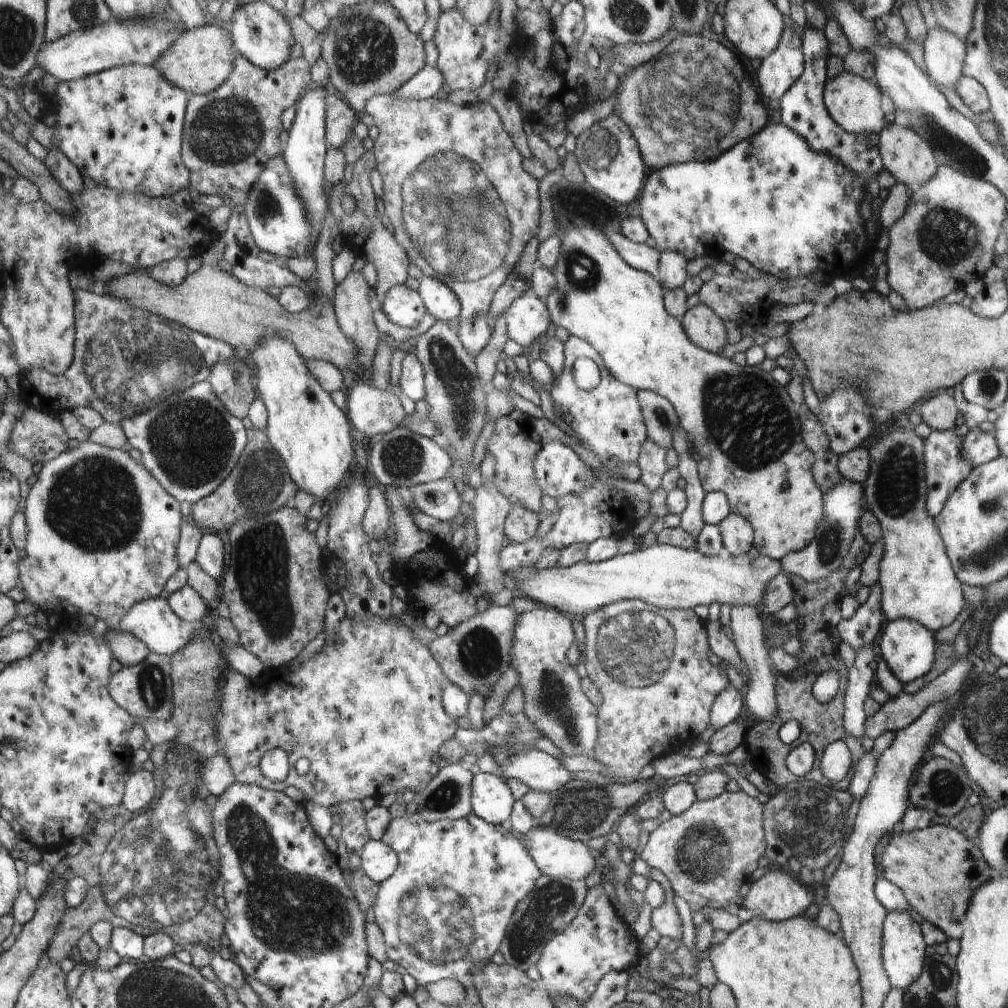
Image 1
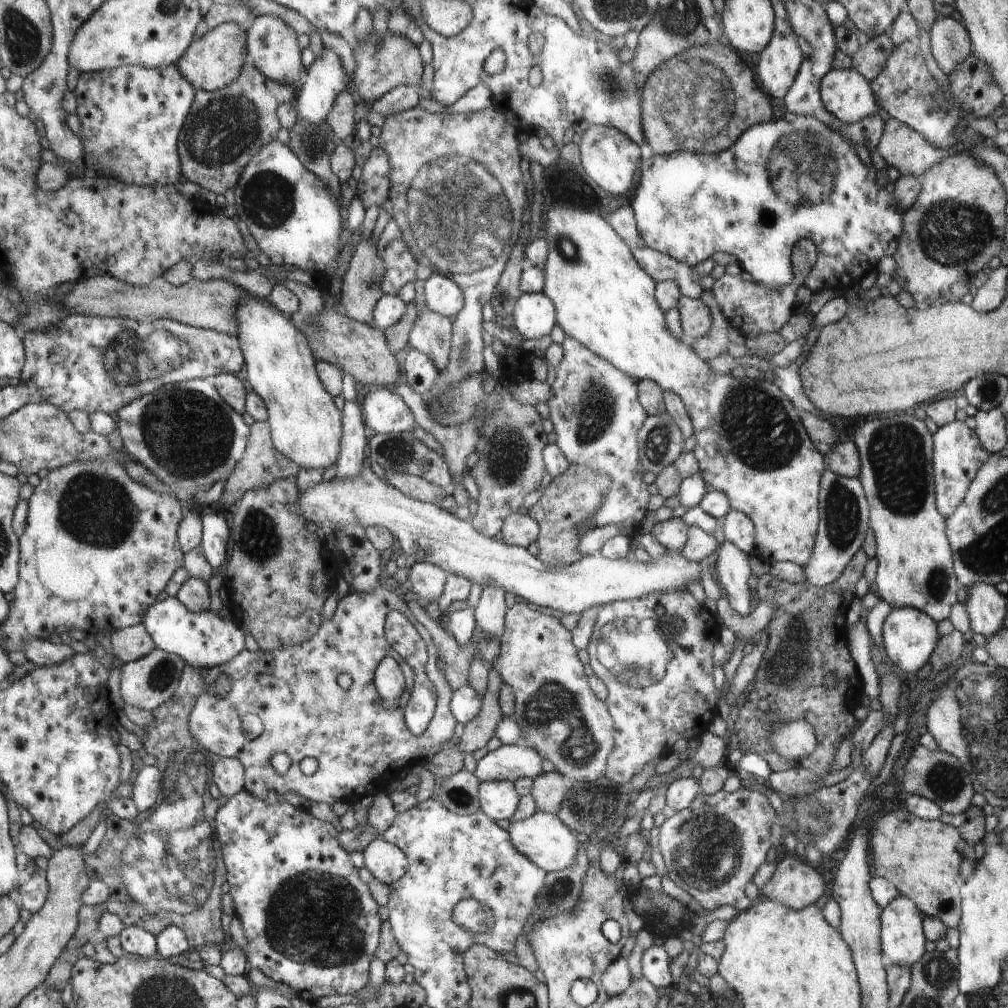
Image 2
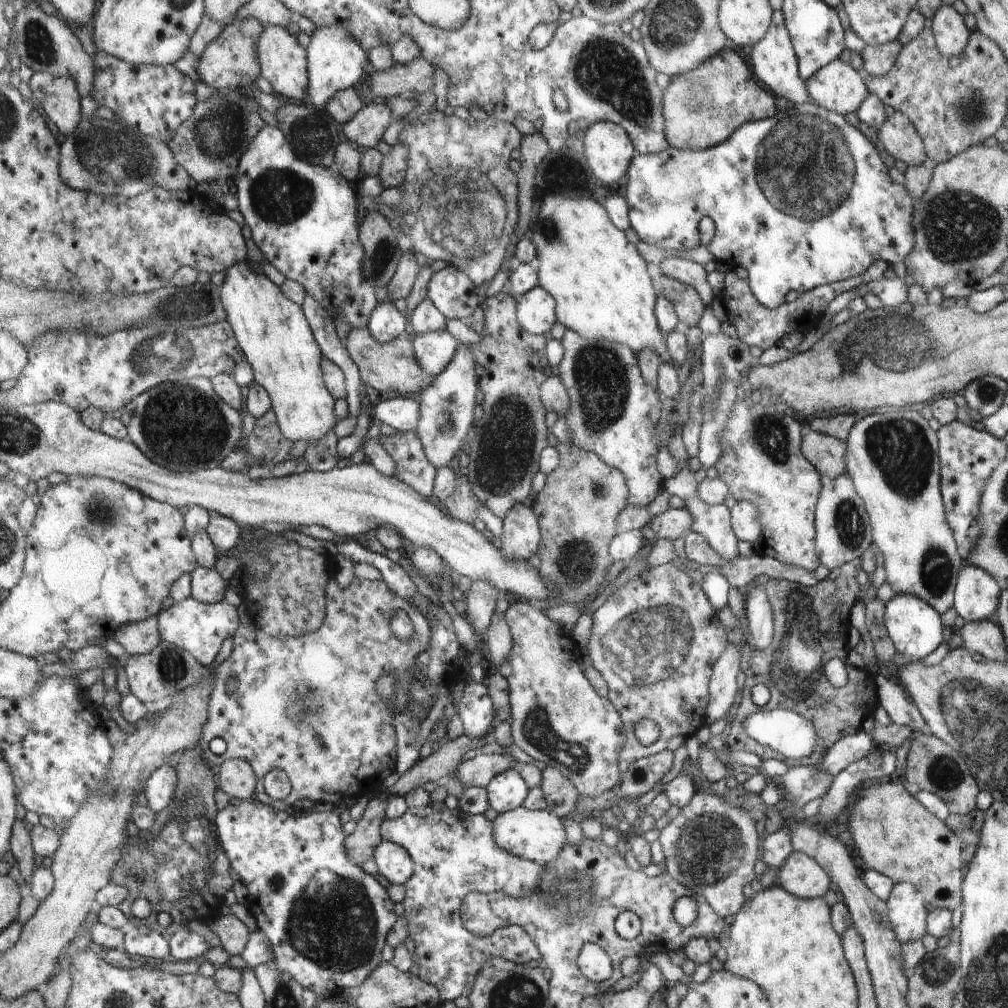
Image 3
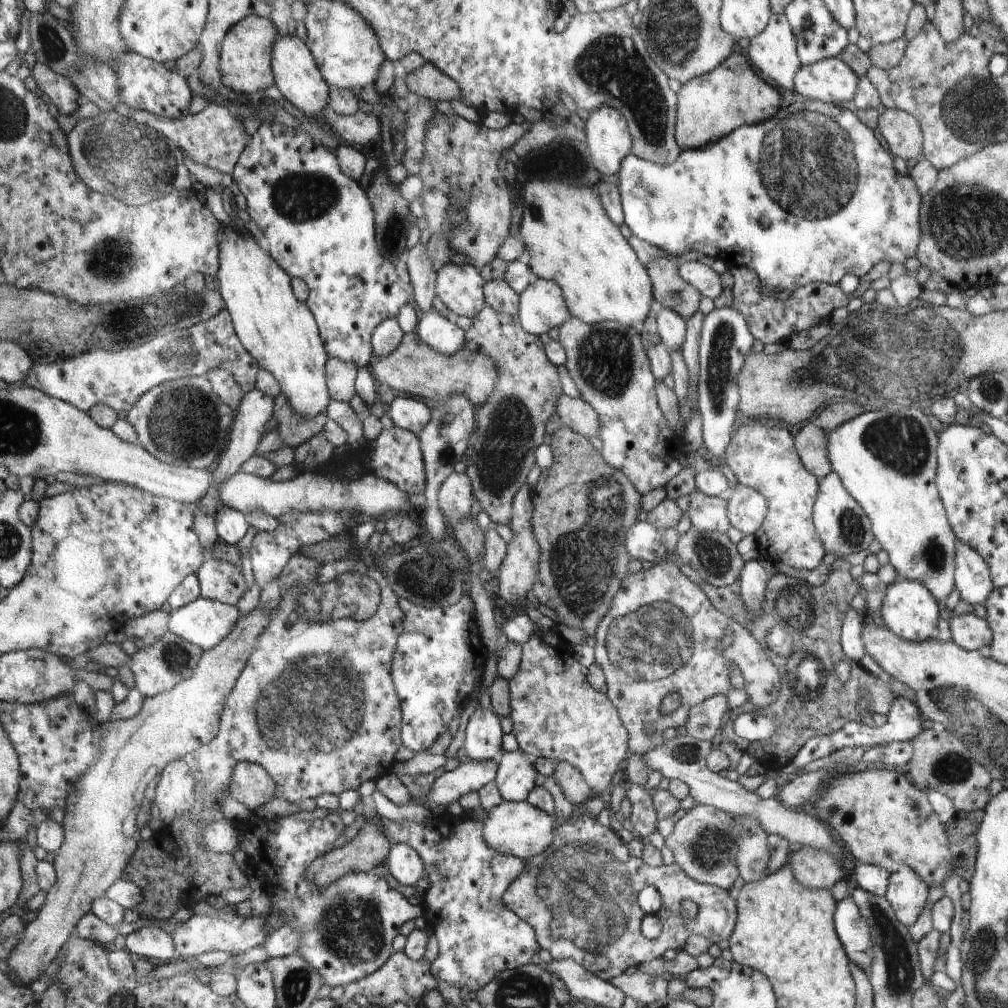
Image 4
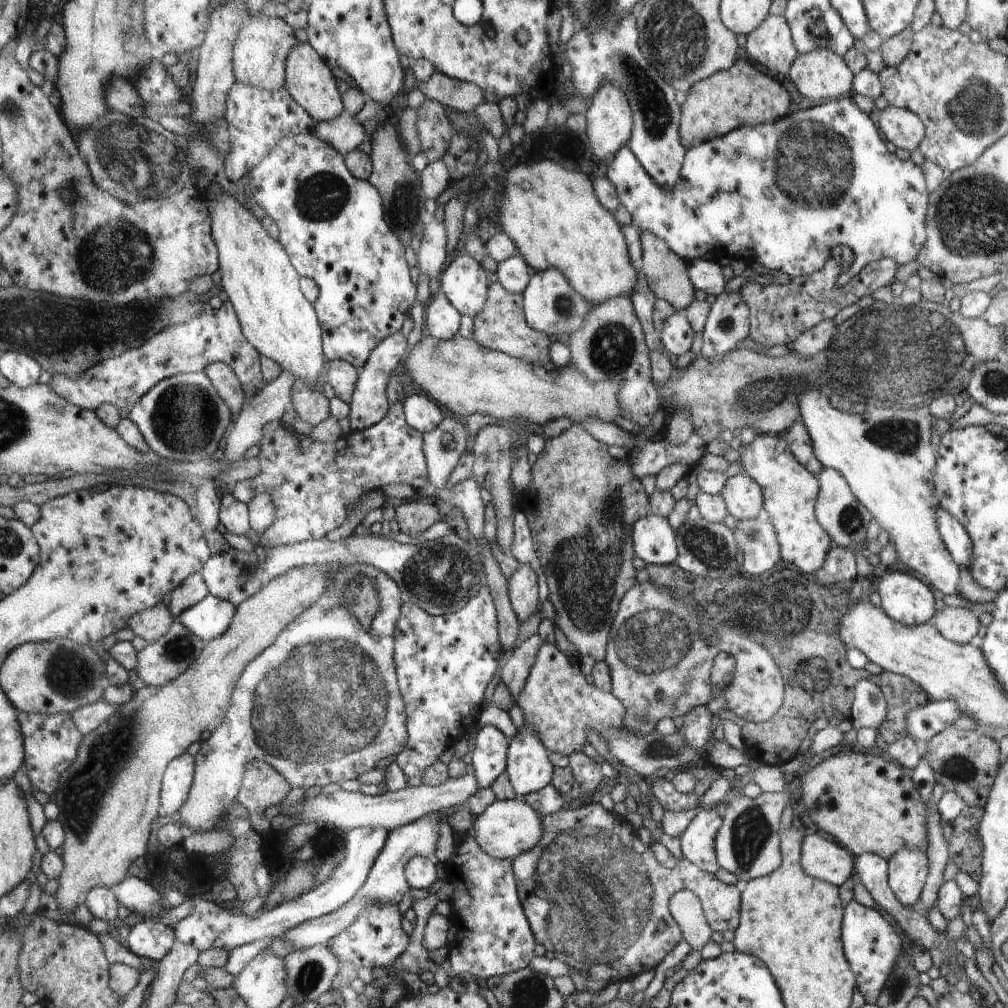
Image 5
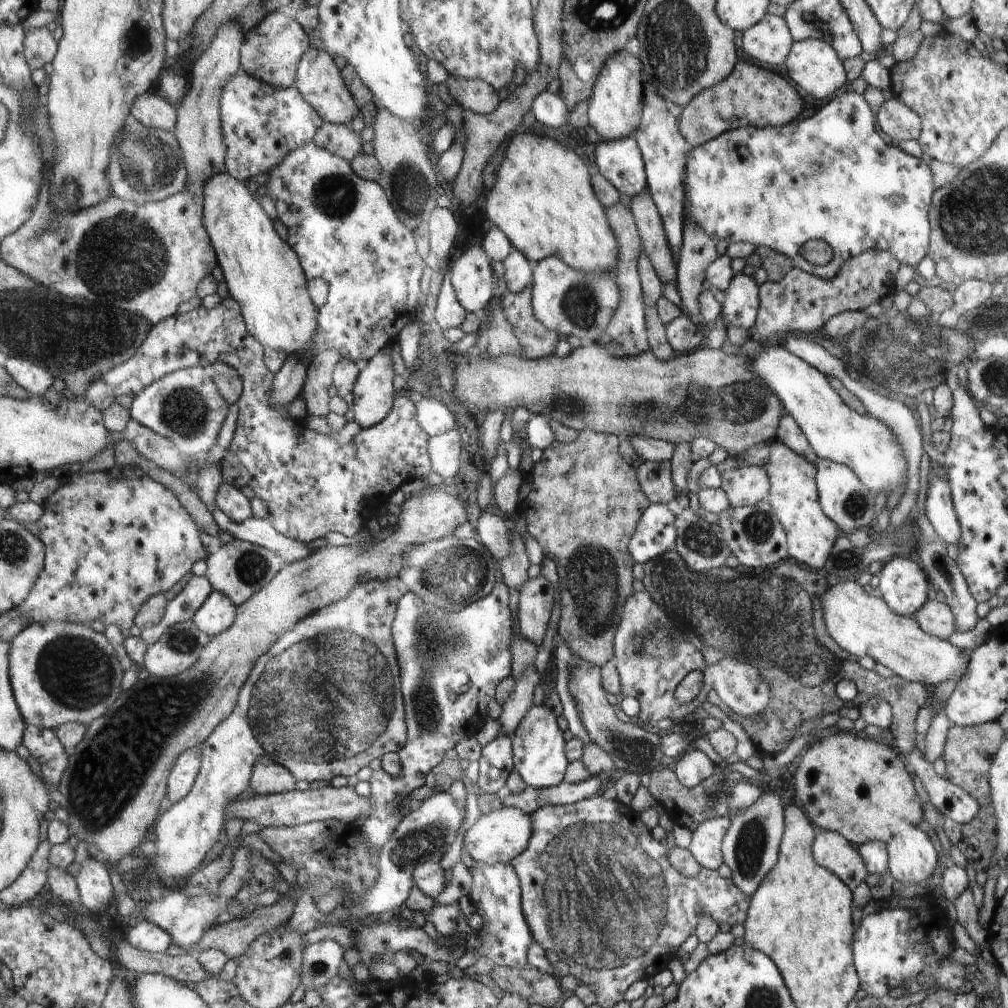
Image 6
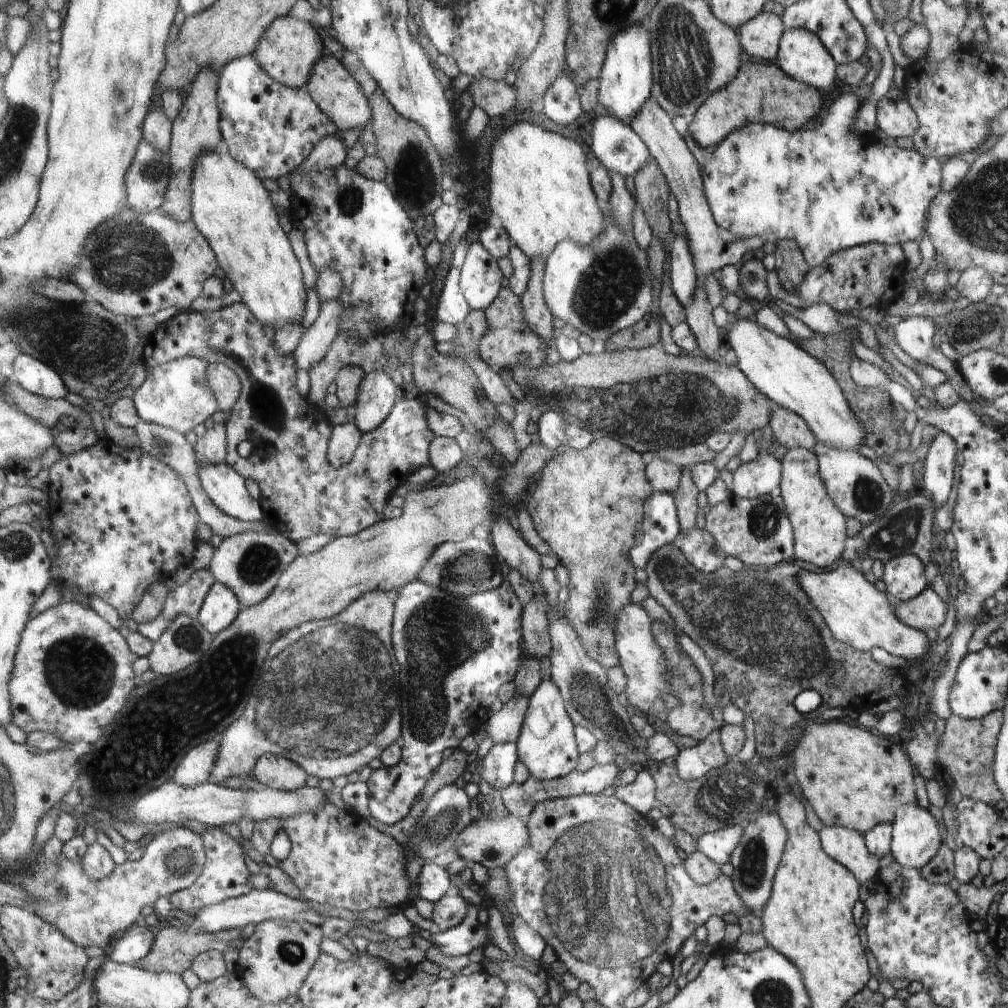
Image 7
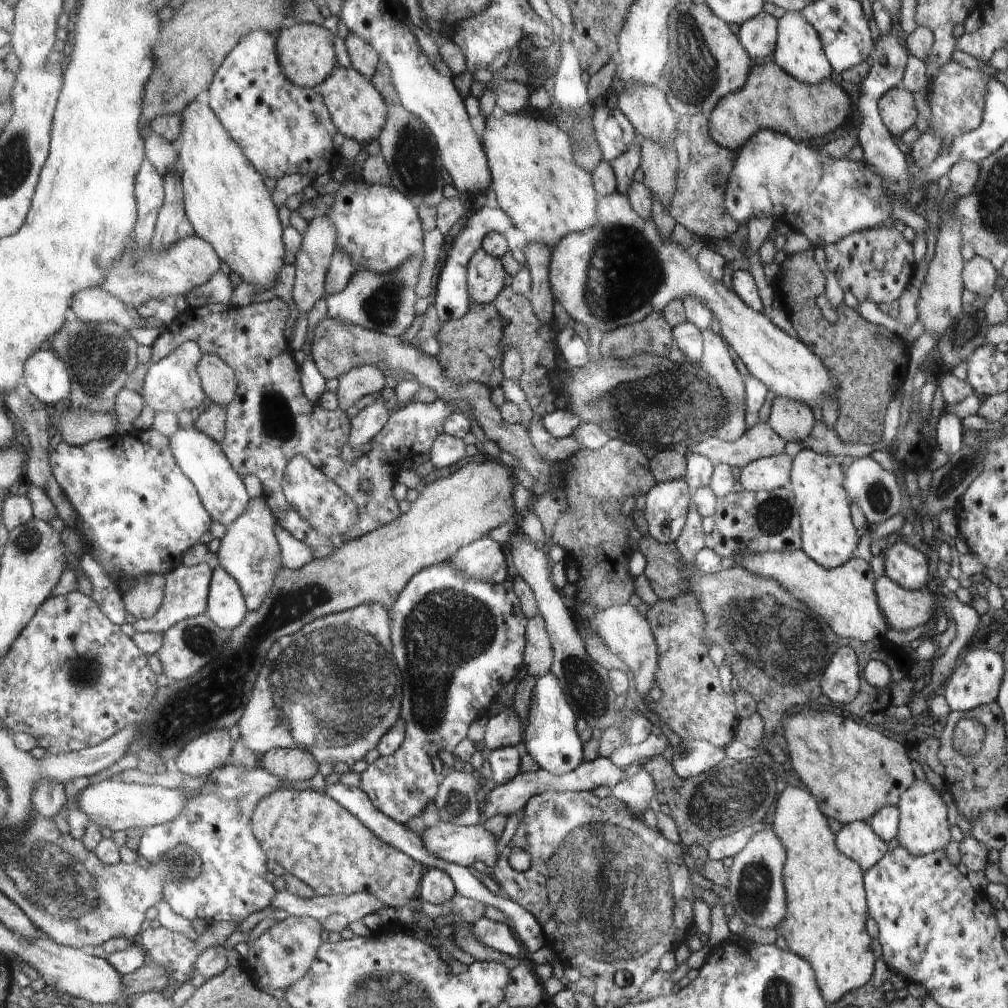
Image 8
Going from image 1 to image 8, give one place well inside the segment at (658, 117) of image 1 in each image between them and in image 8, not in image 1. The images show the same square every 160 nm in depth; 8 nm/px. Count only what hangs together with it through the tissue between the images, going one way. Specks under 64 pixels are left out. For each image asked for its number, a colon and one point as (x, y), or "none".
2: (703, 100)
3: (704, 107)
4: (710, 107)
5: (744, 95)
6: (752, 95)
7: (762, 92)
8: (771, 98)

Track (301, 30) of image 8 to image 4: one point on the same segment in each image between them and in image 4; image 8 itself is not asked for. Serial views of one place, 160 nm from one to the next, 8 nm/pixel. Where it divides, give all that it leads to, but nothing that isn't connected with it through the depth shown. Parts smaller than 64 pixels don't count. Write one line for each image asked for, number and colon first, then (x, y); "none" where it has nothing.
4: (247, 56)
5: (261, 53)
6: (272, 50)
7: (289, 49)

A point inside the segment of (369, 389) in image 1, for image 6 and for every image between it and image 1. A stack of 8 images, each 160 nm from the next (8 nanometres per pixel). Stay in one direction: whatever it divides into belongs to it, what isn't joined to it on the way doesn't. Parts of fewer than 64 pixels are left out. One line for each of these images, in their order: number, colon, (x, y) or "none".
2: (384, 411)
3: (401, 415)
4: (413, 415)
5: (421, 412)
6: (434, 417)

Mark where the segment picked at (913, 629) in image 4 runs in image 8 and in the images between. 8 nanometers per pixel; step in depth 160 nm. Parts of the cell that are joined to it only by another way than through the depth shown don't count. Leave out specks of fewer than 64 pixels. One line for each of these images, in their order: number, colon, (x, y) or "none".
5: (904, 598)
6: (903, 585)
7: (903, 576)
8: (907, 566)

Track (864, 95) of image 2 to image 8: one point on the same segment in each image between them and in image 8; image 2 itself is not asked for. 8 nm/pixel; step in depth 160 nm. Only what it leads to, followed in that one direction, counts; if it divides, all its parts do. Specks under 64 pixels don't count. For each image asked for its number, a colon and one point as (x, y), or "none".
3: (838, 87)
4: (832, 81)
5: (822, 73)
6: (814, 65)
7: (802, 55)
8: (799, 51)

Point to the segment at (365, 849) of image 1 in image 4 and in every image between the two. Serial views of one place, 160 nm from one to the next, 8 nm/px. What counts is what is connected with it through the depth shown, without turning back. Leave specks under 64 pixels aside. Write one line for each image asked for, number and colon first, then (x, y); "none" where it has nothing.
2: (387, 863)
3: (394, 862)
4: (404, 863)

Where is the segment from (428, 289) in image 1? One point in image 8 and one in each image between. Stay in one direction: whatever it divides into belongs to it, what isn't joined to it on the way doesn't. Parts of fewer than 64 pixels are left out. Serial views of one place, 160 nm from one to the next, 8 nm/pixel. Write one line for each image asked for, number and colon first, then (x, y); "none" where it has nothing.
2: (442, 295)
3: (452, 291)
4: (459, 286)
5: (464, 282)
6: (472, 278)
7: (481, 279)
8: (486, 278)

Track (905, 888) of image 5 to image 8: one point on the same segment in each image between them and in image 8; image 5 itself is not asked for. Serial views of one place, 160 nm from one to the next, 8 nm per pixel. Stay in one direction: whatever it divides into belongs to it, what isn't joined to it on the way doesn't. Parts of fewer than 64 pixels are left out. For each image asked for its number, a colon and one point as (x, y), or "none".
6: (912, 857)
7: (915, 840)
8: (923, 816)

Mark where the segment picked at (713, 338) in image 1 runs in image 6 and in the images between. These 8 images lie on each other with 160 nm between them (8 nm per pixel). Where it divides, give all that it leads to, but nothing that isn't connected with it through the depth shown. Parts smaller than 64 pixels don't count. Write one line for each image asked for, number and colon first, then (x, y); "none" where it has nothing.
2: (695, 316)
3: (688, 305)
4: (672, 292)
5: (666, 273)
6: (650, 224)

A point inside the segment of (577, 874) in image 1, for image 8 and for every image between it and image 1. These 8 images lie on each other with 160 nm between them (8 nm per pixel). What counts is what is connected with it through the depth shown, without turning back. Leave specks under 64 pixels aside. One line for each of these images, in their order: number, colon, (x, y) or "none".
2: (542, 838)
3: (537, 835)
4: (516, 829)
5: (507, 829)
6: (501, 836)
7: (493, 843)
8: (453, 842)

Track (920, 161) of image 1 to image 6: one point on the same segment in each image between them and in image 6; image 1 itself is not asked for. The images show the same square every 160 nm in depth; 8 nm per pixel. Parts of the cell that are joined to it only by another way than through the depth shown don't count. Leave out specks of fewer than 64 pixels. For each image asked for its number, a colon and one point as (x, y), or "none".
2: (901, 146)
3: (901, 139)
4: (902, 132)
5: (904, 129)
6: (898, 121)

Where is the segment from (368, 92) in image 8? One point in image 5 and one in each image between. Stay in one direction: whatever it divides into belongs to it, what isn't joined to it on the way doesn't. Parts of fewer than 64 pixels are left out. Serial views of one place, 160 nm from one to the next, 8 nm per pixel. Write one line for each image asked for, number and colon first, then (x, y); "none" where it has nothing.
5: (308, 78)
6: (321, 83)
7: (337, 93)

